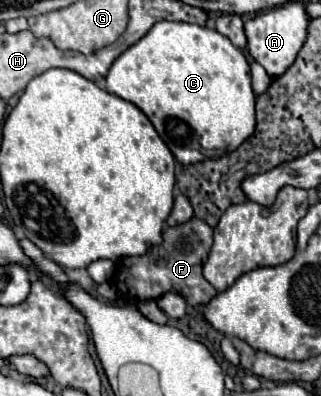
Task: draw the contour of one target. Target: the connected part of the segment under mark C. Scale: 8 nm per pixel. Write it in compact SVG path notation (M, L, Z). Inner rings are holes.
M156 22L144 38L114 60L106 90L136 104L184 166L200 162L202 148L236 150L256 126L248 60L220 32L198 24Z

